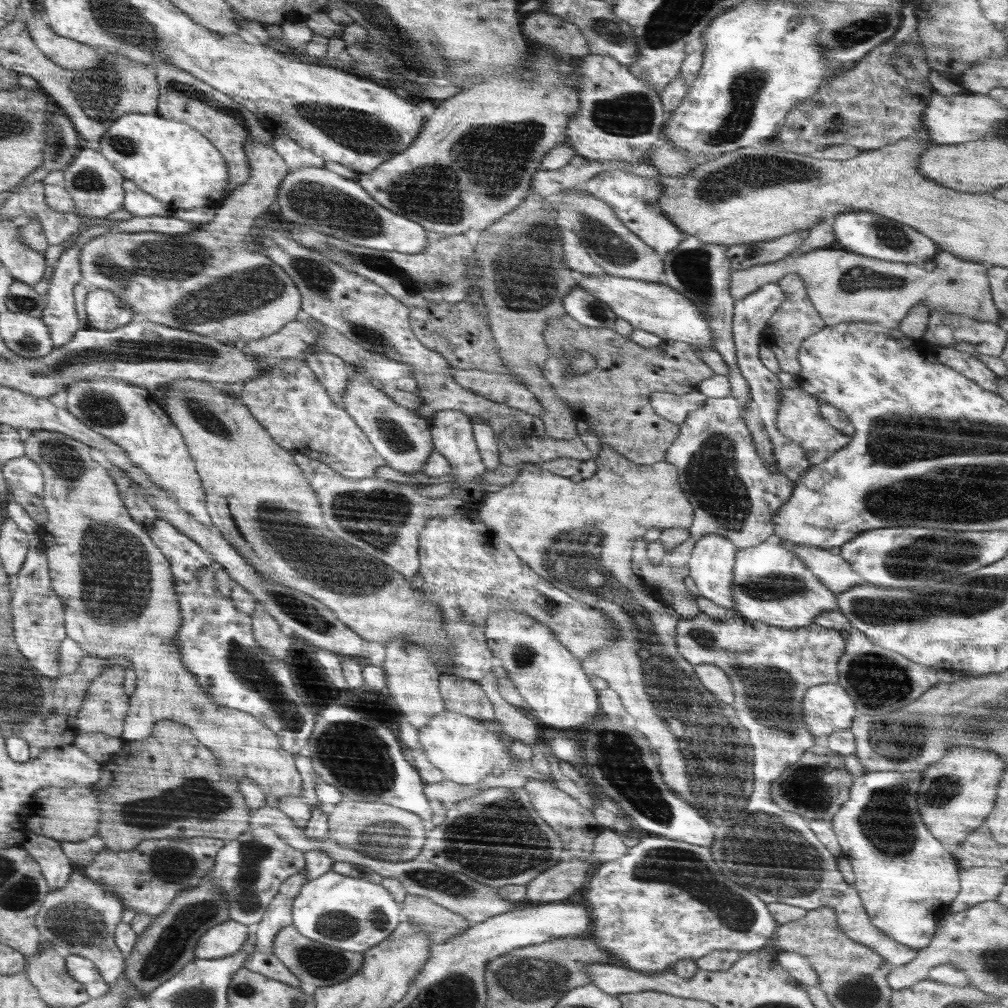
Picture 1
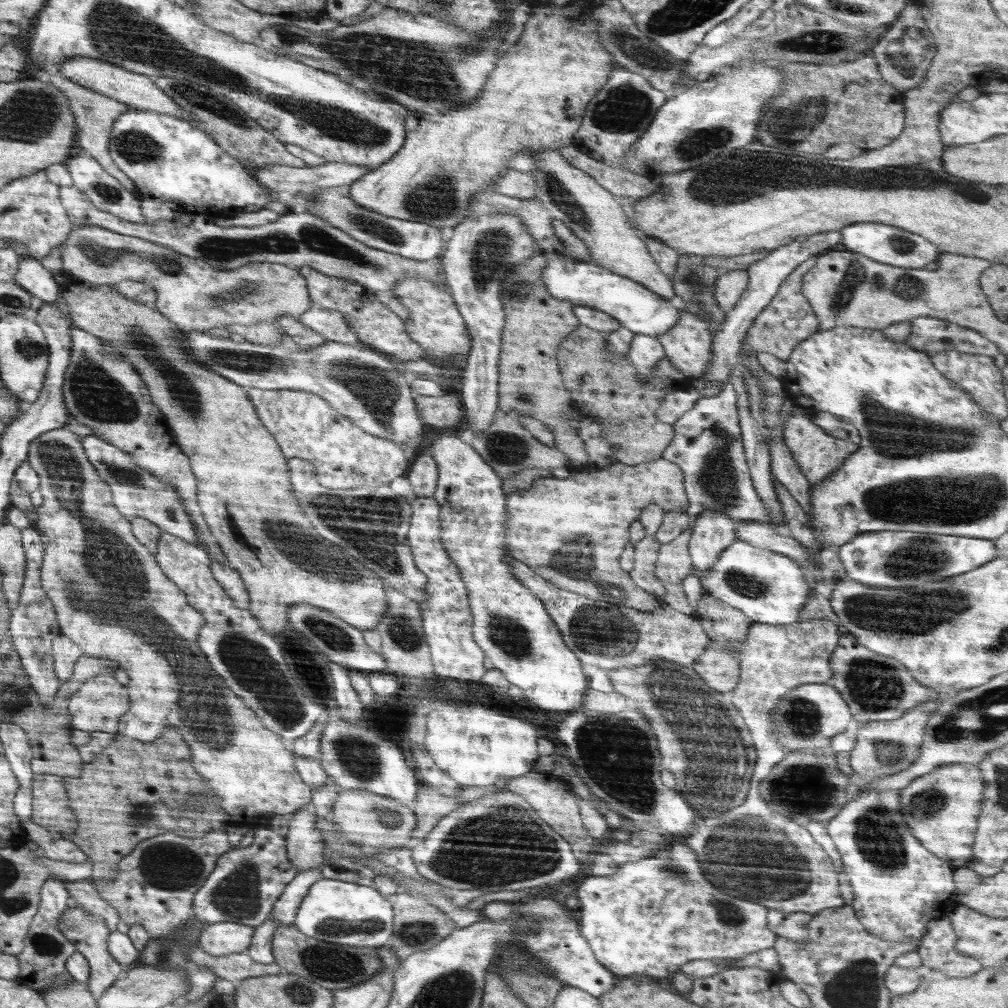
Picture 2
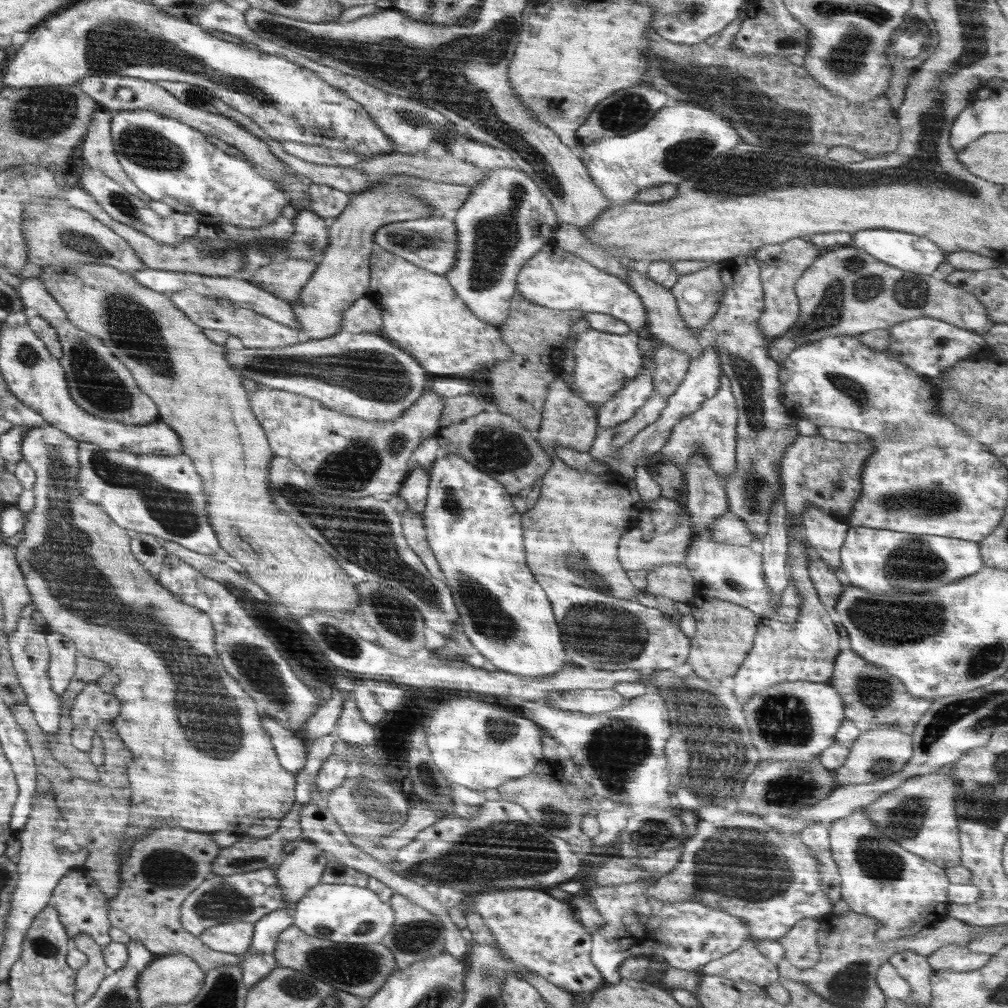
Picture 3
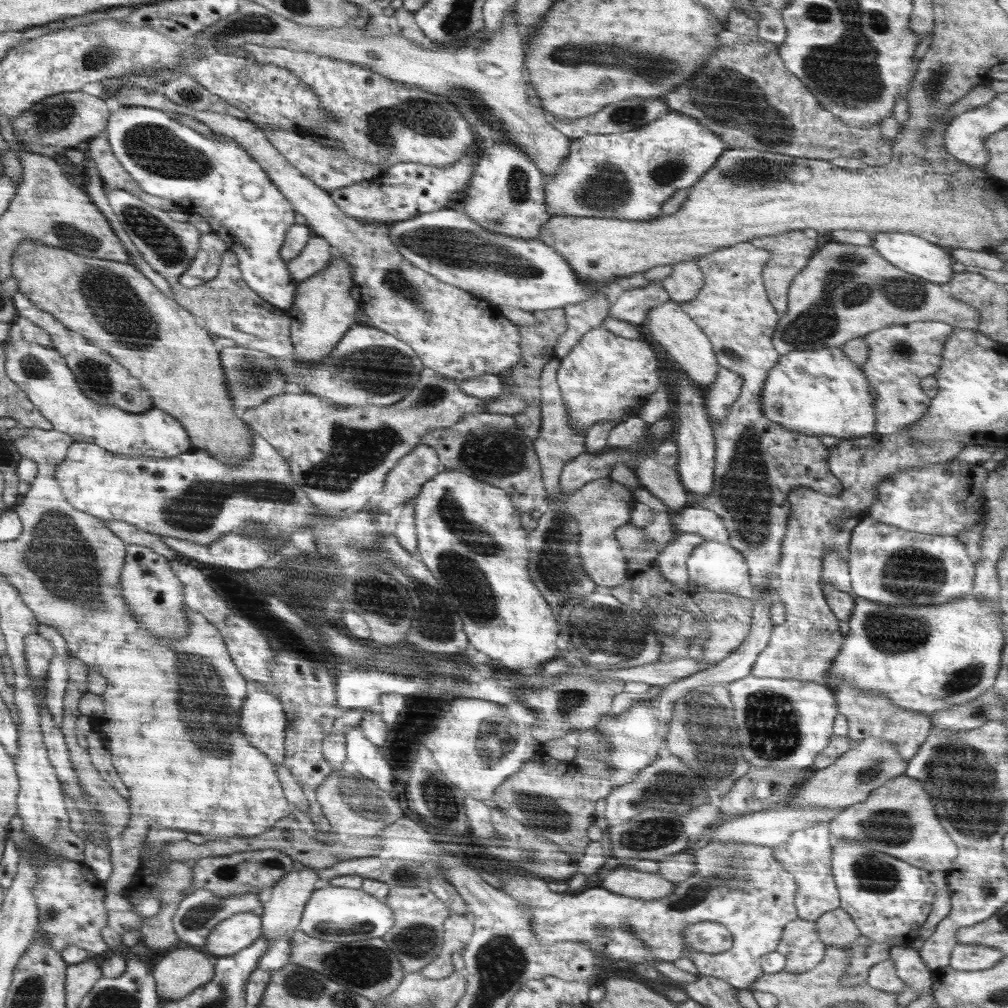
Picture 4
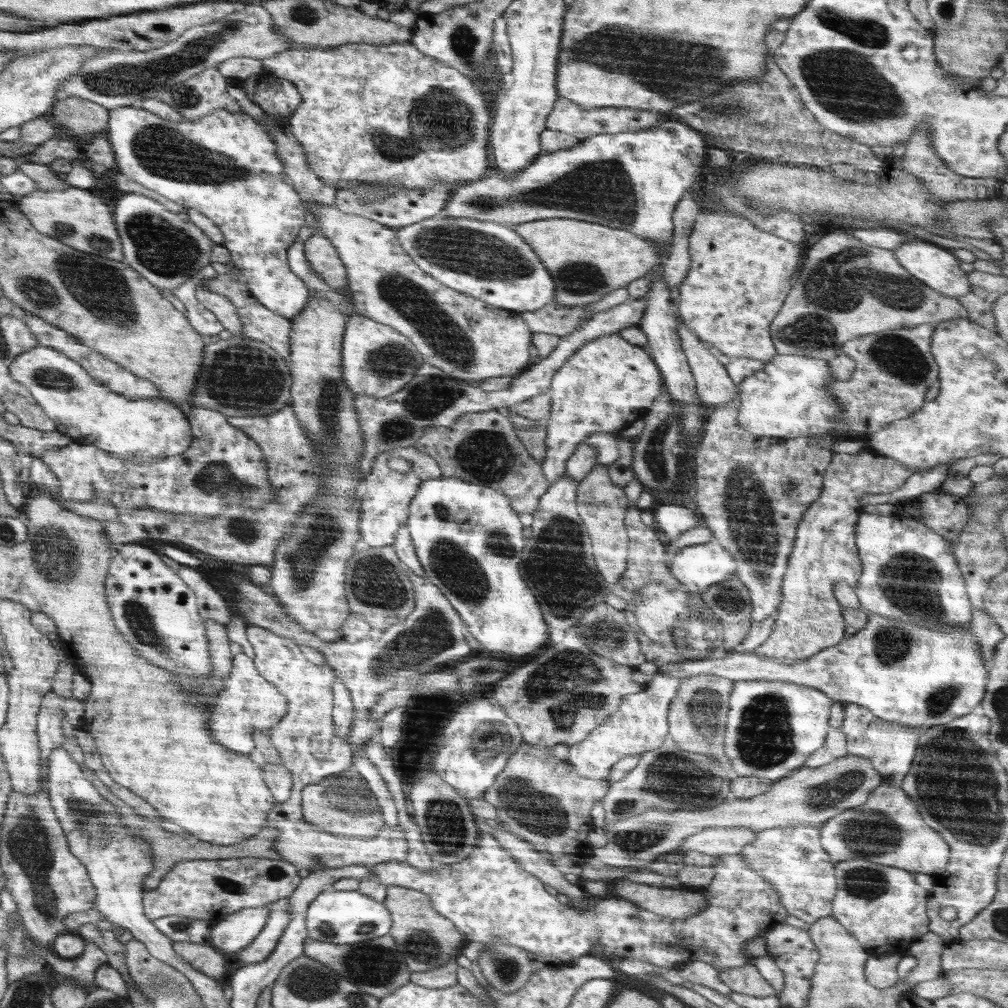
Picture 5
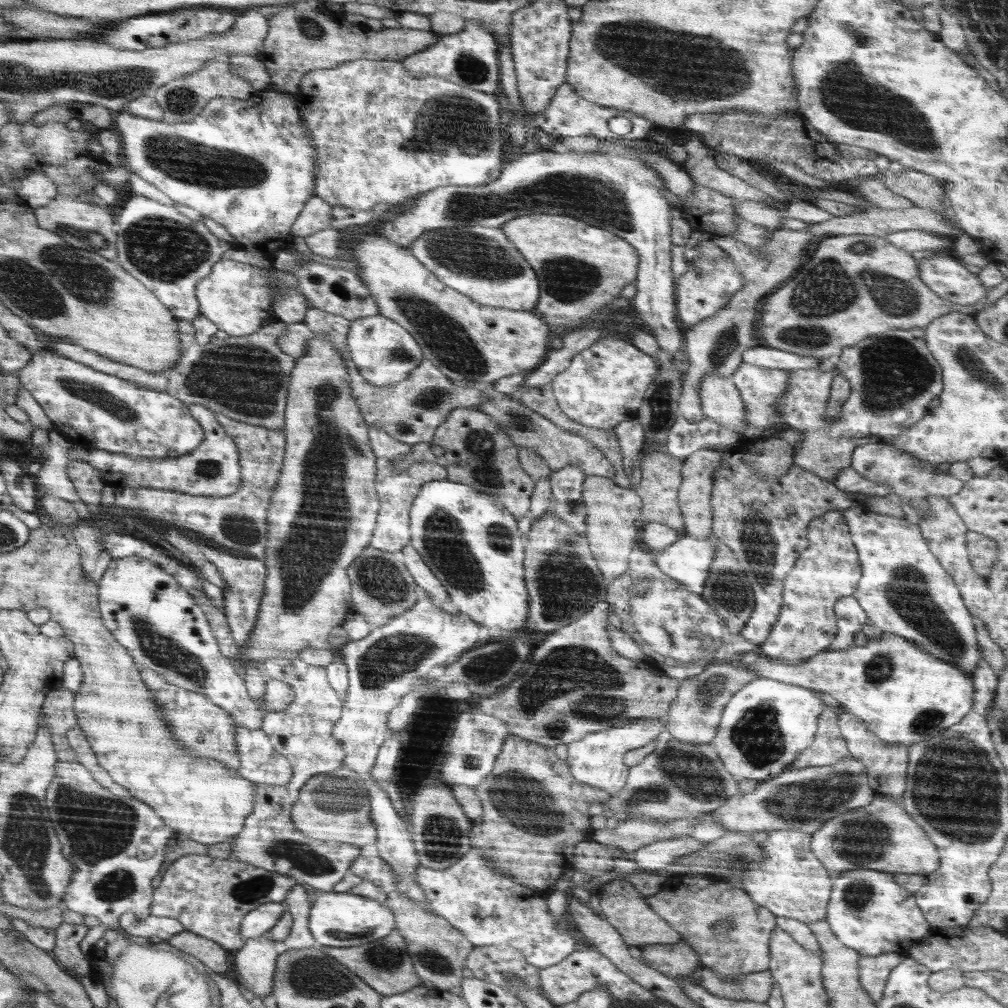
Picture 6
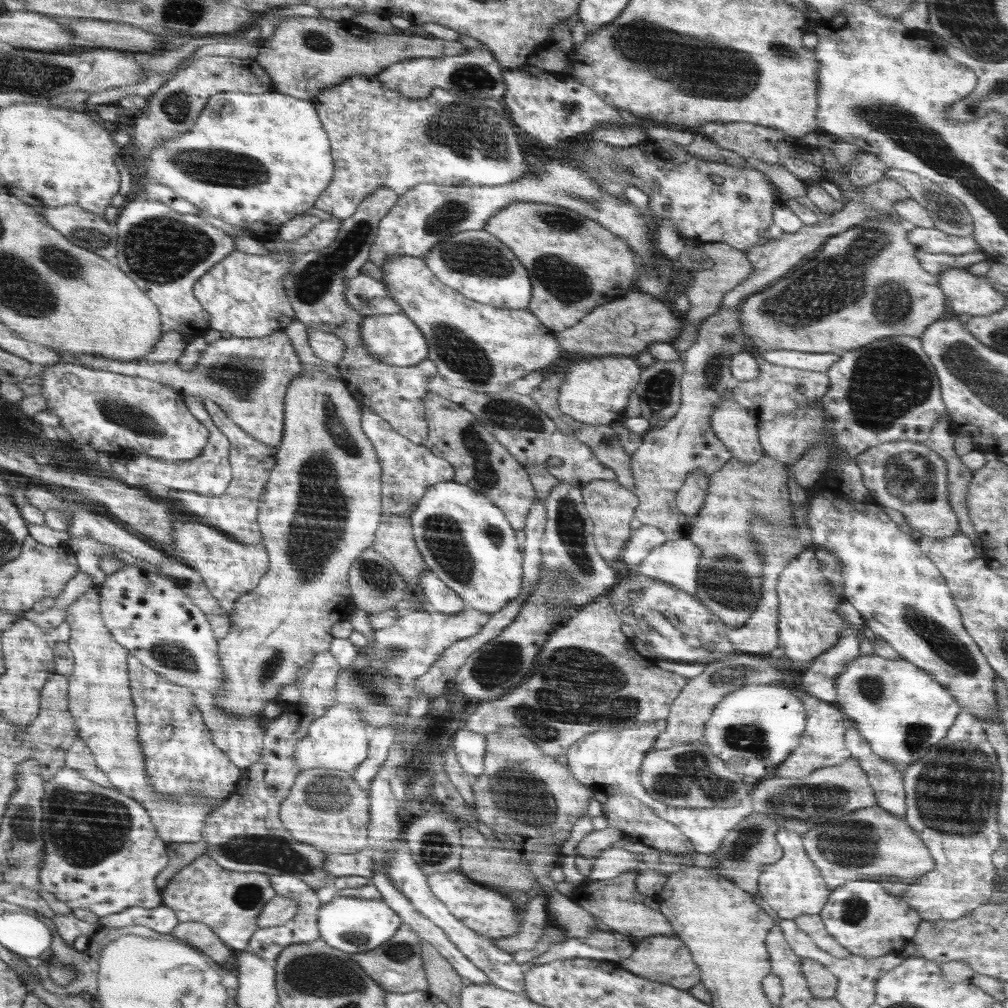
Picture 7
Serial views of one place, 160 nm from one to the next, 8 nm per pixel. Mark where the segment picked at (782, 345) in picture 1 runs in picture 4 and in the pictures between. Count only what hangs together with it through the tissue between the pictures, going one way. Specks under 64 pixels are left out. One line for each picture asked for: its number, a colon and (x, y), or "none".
2: (789, 319)
3: (782, 264)
4: (790, 252)

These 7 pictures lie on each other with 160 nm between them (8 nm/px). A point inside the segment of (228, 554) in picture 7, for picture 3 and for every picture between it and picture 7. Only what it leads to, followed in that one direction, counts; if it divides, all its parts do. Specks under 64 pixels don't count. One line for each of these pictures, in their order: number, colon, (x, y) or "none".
3: (290, 749)
4: (262, 720)
5: (250, 702)
6: (244, 576)

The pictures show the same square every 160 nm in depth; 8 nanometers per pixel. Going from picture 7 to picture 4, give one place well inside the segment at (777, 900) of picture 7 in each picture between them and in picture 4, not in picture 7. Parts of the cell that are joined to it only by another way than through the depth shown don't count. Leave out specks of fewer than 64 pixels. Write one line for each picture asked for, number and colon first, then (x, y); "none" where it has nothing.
4: (806, 857)
5: (791, 858)
6: (789, 881)

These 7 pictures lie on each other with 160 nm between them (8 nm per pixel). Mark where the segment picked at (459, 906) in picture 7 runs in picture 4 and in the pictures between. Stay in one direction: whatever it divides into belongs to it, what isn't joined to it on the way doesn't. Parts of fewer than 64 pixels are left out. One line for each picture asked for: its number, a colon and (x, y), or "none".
4: (742, 886)
5: (488, 897)
6: (488, 906)

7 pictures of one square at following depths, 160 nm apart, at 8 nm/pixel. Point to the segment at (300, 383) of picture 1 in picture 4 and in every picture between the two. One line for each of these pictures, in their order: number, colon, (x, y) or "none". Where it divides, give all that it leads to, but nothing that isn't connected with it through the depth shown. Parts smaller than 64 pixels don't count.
2: (306, 426)
3: (344, 455)
4: (340, 456)

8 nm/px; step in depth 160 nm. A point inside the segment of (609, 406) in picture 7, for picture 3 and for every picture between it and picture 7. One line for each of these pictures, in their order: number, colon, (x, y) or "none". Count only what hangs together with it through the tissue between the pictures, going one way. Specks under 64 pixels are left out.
3: (604, 362)
4: (605, 377)
5: (607, 384)
6: (604, 385)

